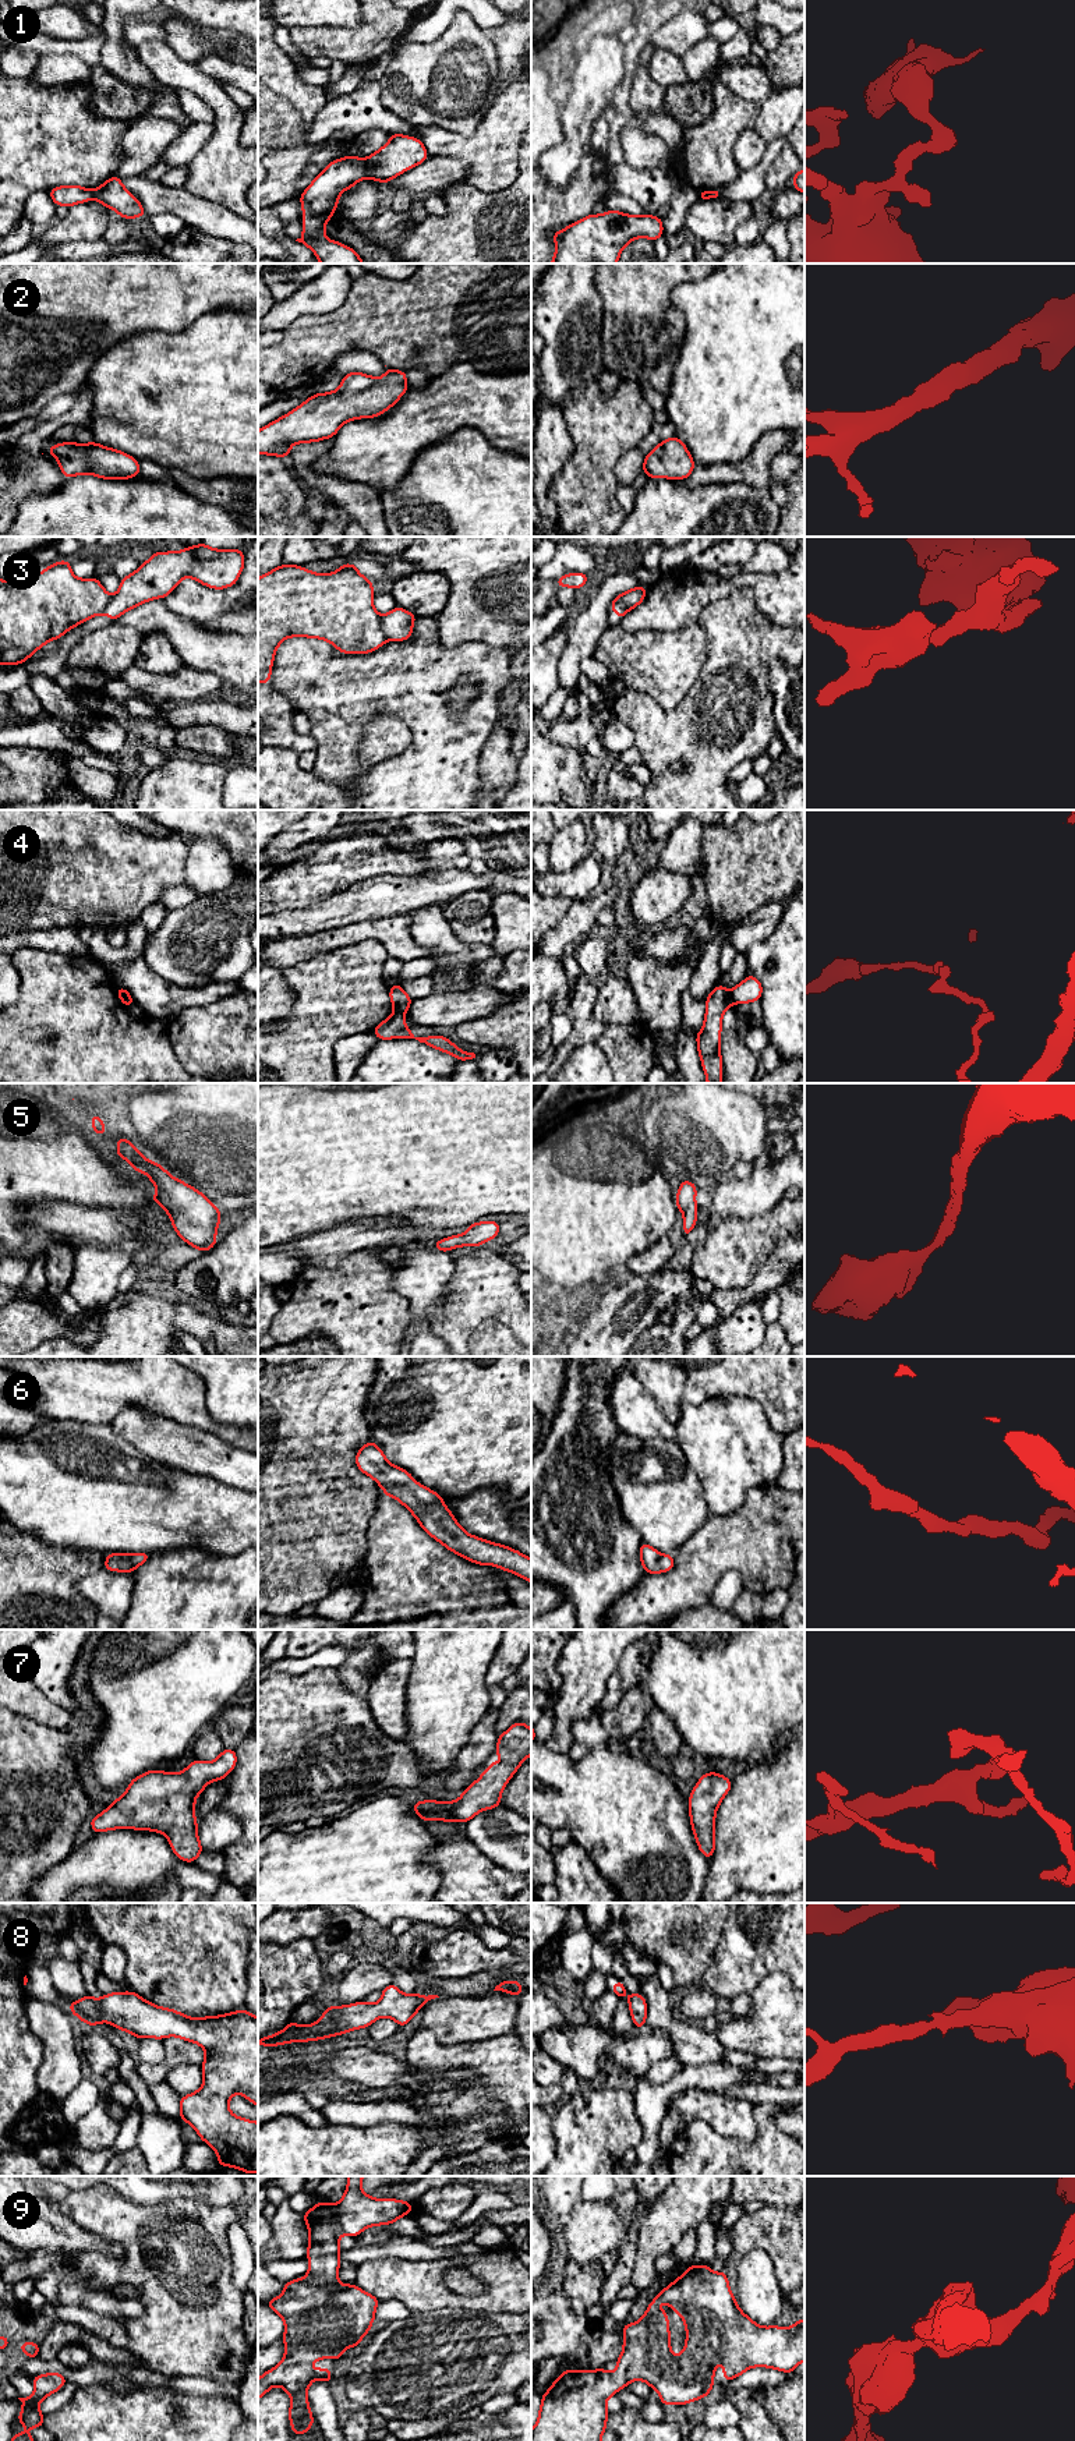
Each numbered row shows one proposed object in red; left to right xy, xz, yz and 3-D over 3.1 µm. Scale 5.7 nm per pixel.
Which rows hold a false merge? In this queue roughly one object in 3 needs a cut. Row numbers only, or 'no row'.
1, 3, 4

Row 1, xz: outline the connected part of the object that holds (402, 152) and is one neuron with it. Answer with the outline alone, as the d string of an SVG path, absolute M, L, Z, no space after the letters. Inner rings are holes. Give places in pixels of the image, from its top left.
M390 134L386 145L364 159L367 178L389 183L406 170L425 162L428 156L421 139Z

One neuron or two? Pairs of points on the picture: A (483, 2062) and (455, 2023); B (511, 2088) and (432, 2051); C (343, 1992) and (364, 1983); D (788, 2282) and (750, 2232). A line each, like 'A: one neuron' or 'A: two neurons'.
A: two neurons
B: one neuron
C: one neuron
D: one neuron

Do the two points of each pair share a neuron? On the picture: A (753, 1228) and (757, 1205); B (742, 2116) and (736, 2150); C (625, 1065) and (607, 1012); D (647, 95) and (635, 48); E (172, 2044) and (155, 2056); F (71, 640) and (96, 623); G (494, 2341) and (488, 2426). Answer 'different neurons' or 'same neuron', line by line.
A: different neurons
B: different neurons
C: different neurons
D: different neurons
E: different neurons
F: same neuron
G: different neurons

